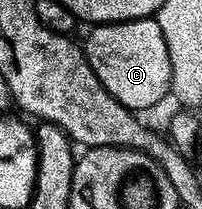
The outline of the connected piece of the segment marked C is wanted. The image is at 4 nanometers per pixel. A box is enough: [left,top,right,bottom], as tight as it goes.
[83,18,171,113]

